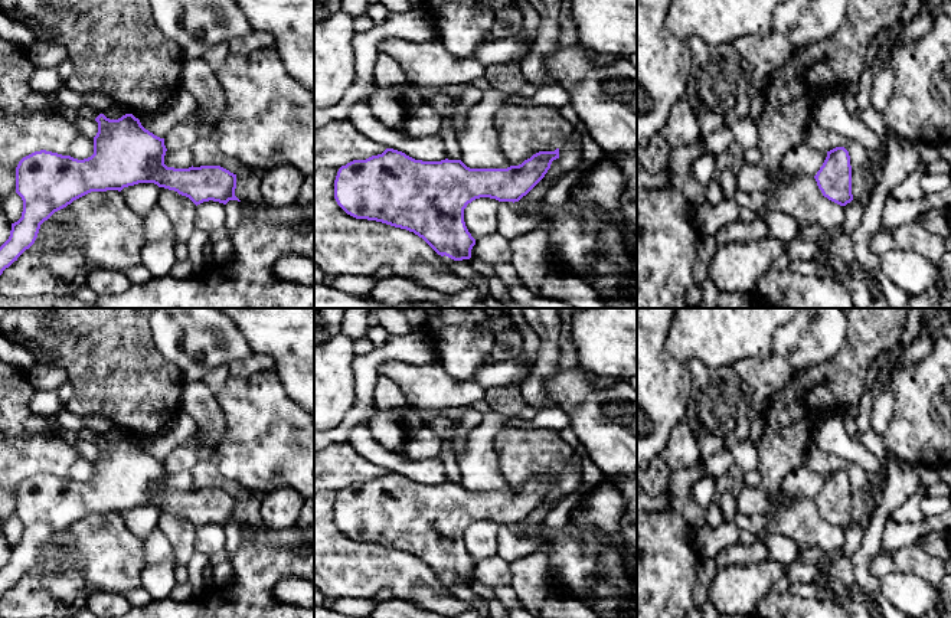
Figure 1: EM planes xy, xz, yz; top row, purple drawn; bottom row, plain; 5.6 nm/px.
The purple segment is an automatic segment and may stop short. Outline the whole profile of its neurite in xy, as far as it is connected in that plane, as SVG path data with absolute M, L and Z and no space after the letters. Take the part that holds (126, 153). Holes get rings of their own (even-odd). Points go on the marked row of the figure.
M99 114L95 121L98 122L98 133L94 137L94 154L91 157L78 160L71 156L40 150L19 161L16 167L16 193L23 200L23 212L22 218L12 223L10 236L0 246L0 275L35 243L45 220L91 192L121 192L124 187L138 183L154 183L158 187L174 190L189 197L196 206L209 200L223 205L229 200L241 202L235 196L236 174L220 166L167 167L164 164L167 151L164 138L146 130L133 114L125 114L118 120L110 120Z

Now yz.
M844 147L827 151L827 157L814 179L829 200L840 206L853 200L850 156Z

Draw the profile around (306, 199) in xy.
M314 176L304 177L298 199L295 203L303 209L314 206Z

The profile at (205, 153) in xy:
M213 138L210 140L199 140L196 145L192 148L193 167L200 166L220 166L229 170L233 174L241 174L245 171L245 167L235 158L222 153Z

